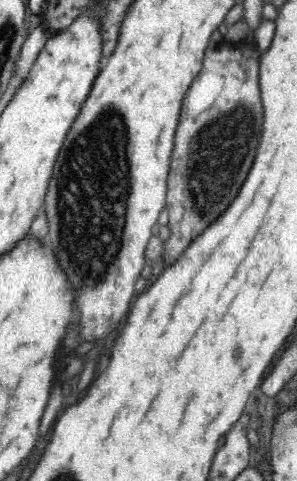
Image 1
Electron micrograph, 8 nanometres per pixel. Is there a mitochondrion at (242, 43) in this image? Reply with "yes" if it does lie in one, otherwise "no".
no

